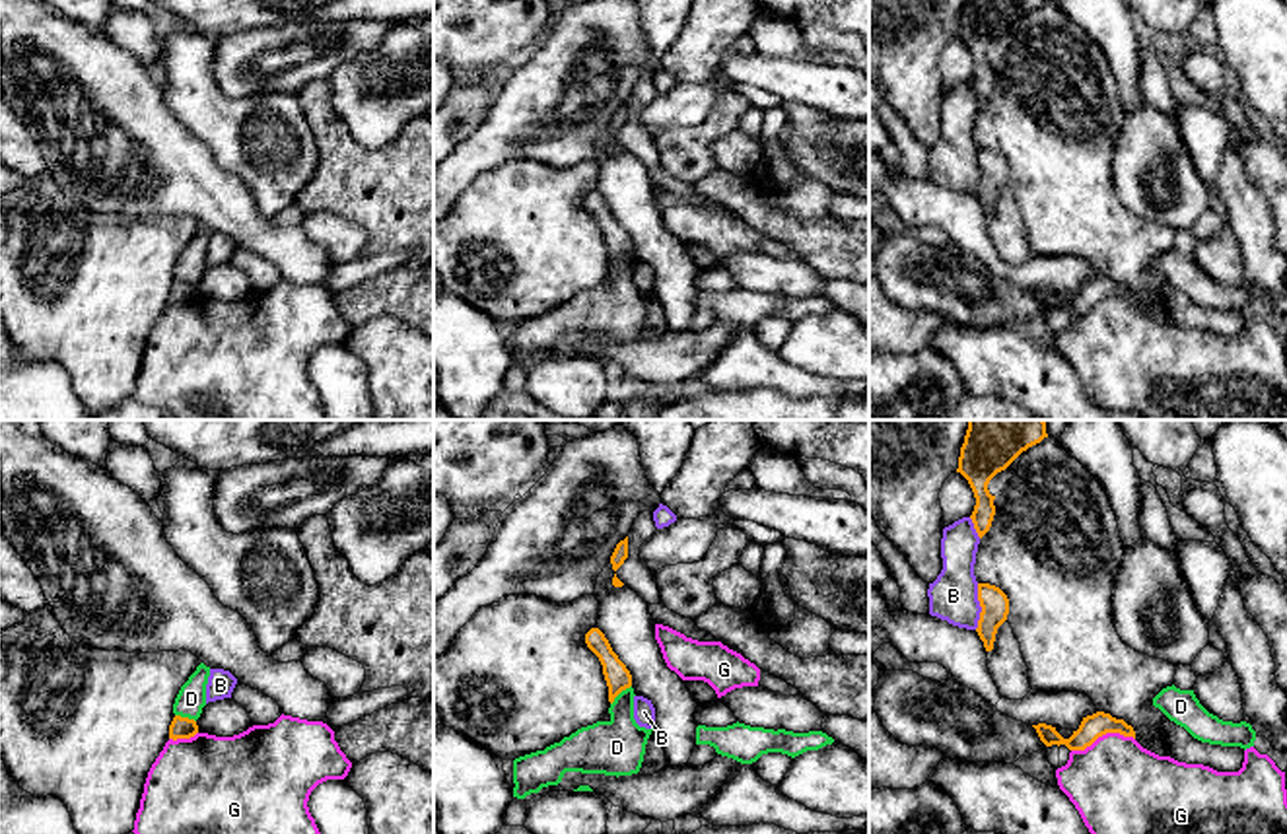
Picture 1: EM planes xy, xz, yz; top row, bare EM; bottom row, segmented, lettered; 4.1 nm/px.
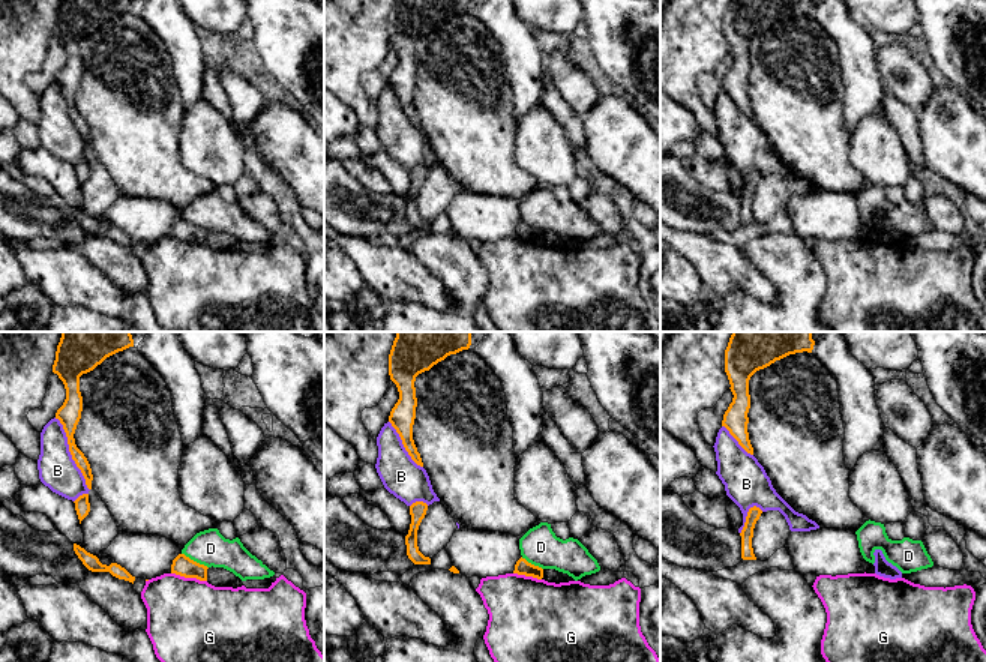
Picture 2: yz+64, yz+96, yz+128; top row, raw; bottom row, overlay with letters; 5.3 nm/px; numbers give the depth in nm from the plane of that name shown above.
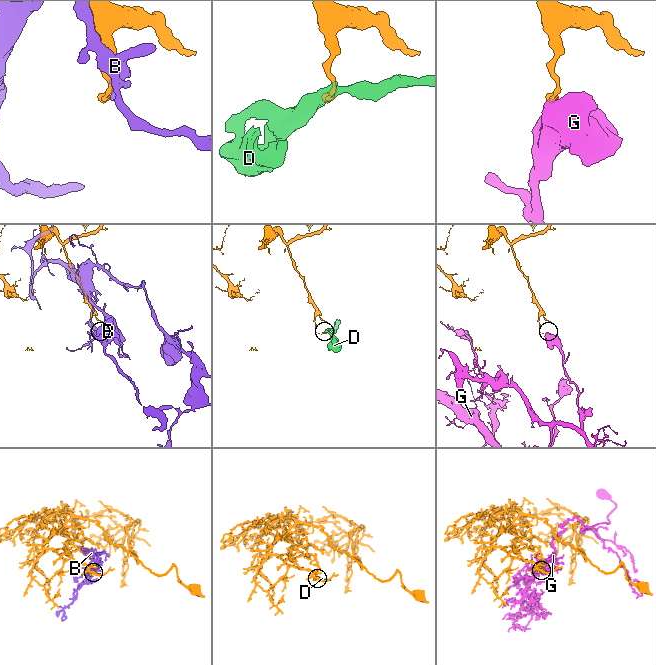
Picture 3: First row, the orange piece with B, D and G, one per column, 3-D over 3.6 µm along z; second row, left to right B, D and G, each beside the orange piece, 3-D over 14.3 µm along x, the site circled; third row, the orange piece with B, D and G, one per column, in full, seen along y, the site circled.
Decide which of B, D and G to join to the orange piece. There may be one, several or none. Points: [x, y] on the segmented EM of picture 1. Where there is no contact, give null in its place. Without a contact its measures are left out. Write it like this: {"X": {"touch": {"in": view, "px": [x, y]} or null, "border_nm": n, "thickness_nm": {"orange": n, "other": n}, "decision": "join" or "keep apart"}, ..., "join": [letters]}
{"B": {"touch": {"in": "yz", "px": [980, 605]}, "border_nm": 190, "thickness_nm": {"orange": 120, "other": 200}, "decision": "keep apart"}, "D": {"touch": {"in": "xz", "px": [619, 693]}, "border_nm": 120, "thickness_nm": {"orange": 100, "other": 240}, "decision": "keep apart"}, "G": {"touch": {"in": "yz", "px": [1103, 733]}, "border_nm": 280, "thickness_nm": {"orange": 100, "other": 380}, "decision": "keep apart"}, "join": []}

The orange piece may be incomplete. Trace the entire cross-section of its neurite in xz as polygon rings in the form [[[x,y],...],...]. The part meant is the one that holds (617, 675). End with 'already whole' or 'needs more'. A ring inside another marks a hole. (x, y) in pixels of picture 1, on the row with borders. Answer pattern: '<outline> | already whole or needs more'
[[[591,628],[585,634],[585,643],[603,665],[603,675],[609,686],[609,702],[612,704],[622,690],[632,686],[632,675],[626,669],[626,665],[618,659],[618,655],[612,651],[609,640],[599,628]]] | already whole

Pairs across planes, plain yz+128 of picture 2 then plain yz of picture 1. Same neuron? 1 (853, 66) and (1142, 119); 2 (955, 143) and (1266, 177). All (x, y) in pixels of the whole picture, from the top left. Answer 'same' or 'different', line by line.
1: different
2: same

